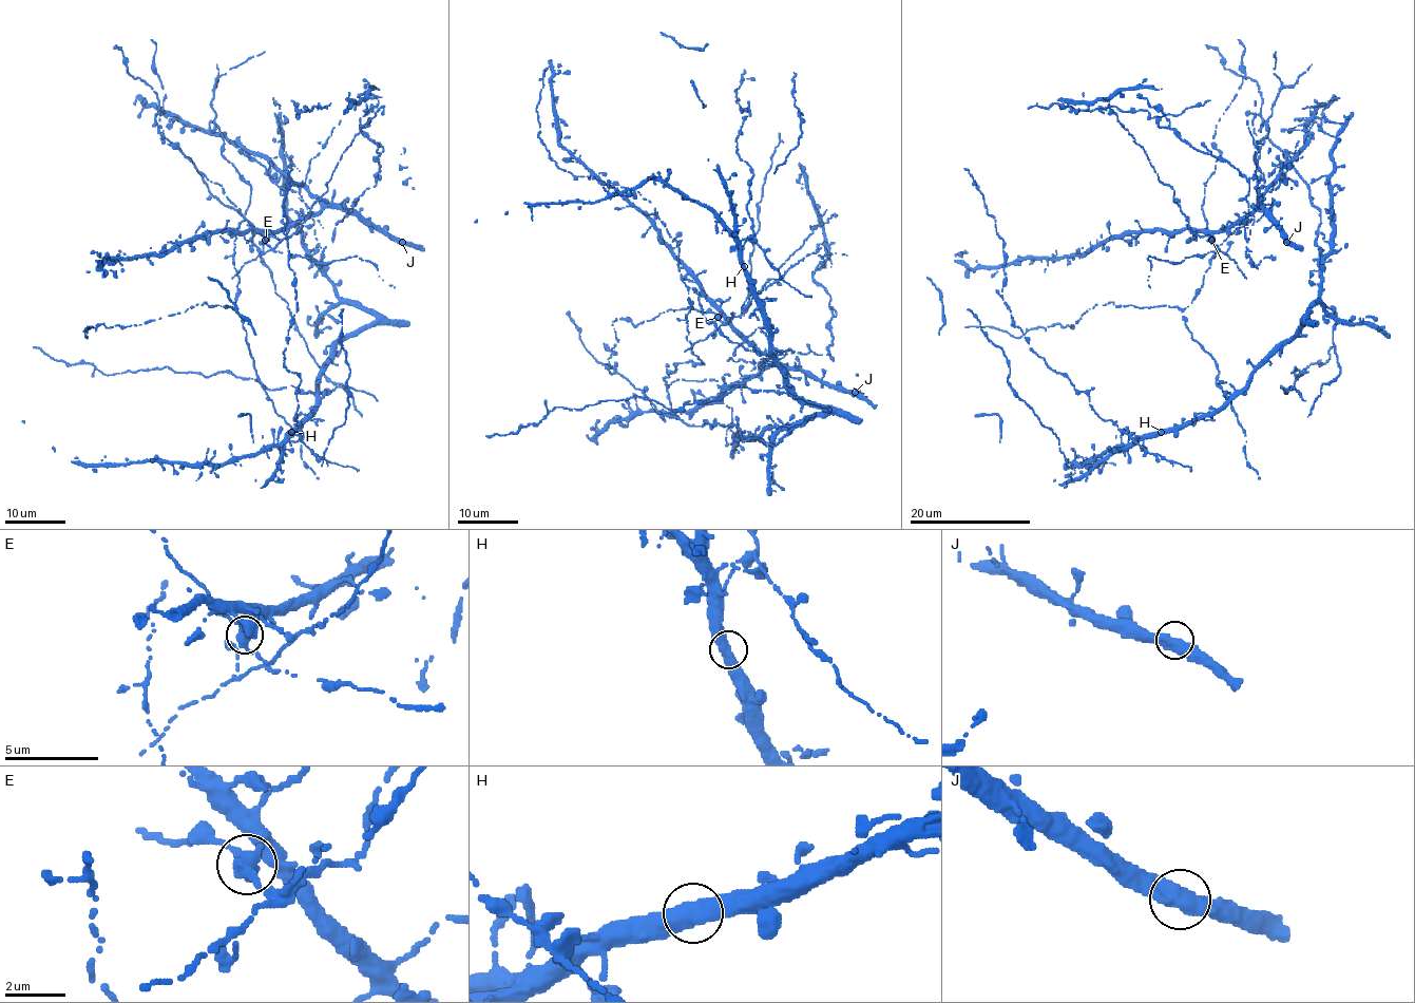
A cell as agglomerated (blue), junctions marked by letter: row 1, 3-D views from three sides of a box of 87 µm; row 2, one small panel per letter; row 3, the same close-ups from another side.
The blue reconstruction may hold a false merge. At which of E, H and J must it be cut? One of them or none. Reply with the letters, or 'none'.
E

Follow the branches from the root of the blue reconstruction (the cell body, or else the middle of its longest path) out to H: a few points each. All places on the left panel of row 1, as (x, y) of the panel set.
H: (301, 238), (333, 290), (377, 318), (336, 345), (317, 384), (316, 407), (291, 432)

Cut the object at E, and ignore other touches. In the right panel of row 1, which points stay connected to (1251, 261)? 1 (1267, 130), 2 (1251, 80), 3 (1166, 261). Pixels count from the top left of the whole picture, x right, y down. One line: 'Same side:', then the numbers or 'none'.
Same side: 3

